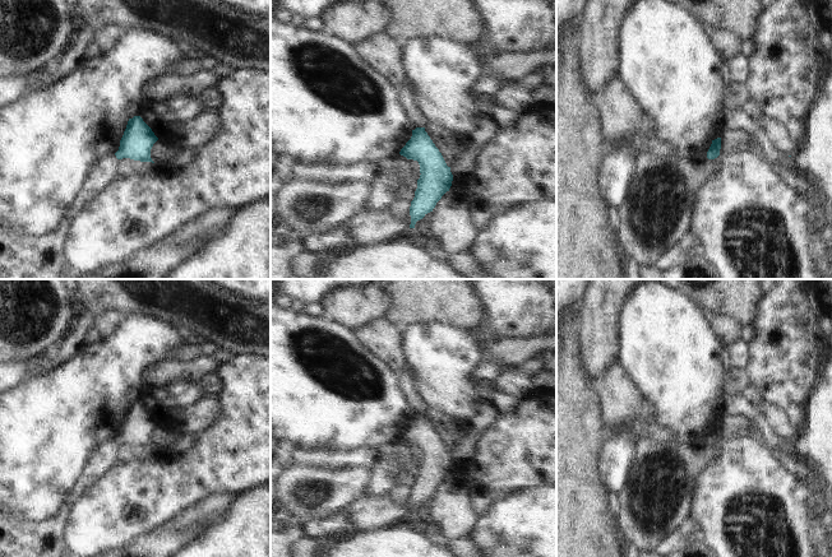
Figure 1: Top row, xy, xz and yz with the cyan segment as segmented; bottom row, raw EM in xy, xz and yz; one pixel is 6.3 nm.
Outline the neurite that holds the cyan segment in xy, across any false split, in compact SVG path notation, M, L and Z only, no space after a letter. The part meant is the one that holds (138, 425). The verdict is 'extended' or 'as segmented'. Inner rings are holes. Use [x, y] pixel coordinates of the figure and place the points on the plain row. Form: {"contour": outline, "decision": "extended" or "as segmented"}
{"contour": "M140 401L129 404L124 421L120 426L119 436L115 438L117 445L130 444L140 447L152 447L151 435L158 426L152 414Z", "decision": "as segmented"}

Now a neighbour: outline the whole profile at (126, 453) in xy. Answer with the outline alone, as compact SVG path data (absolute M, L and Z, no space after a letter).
M130 444L119 445L117 463L133 463L153 459L158 452L152 447L140 447Z

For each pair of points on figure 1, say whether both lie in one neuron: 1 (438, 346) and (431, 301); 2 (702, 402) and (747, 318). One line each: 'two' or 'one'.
1: two
2: two

